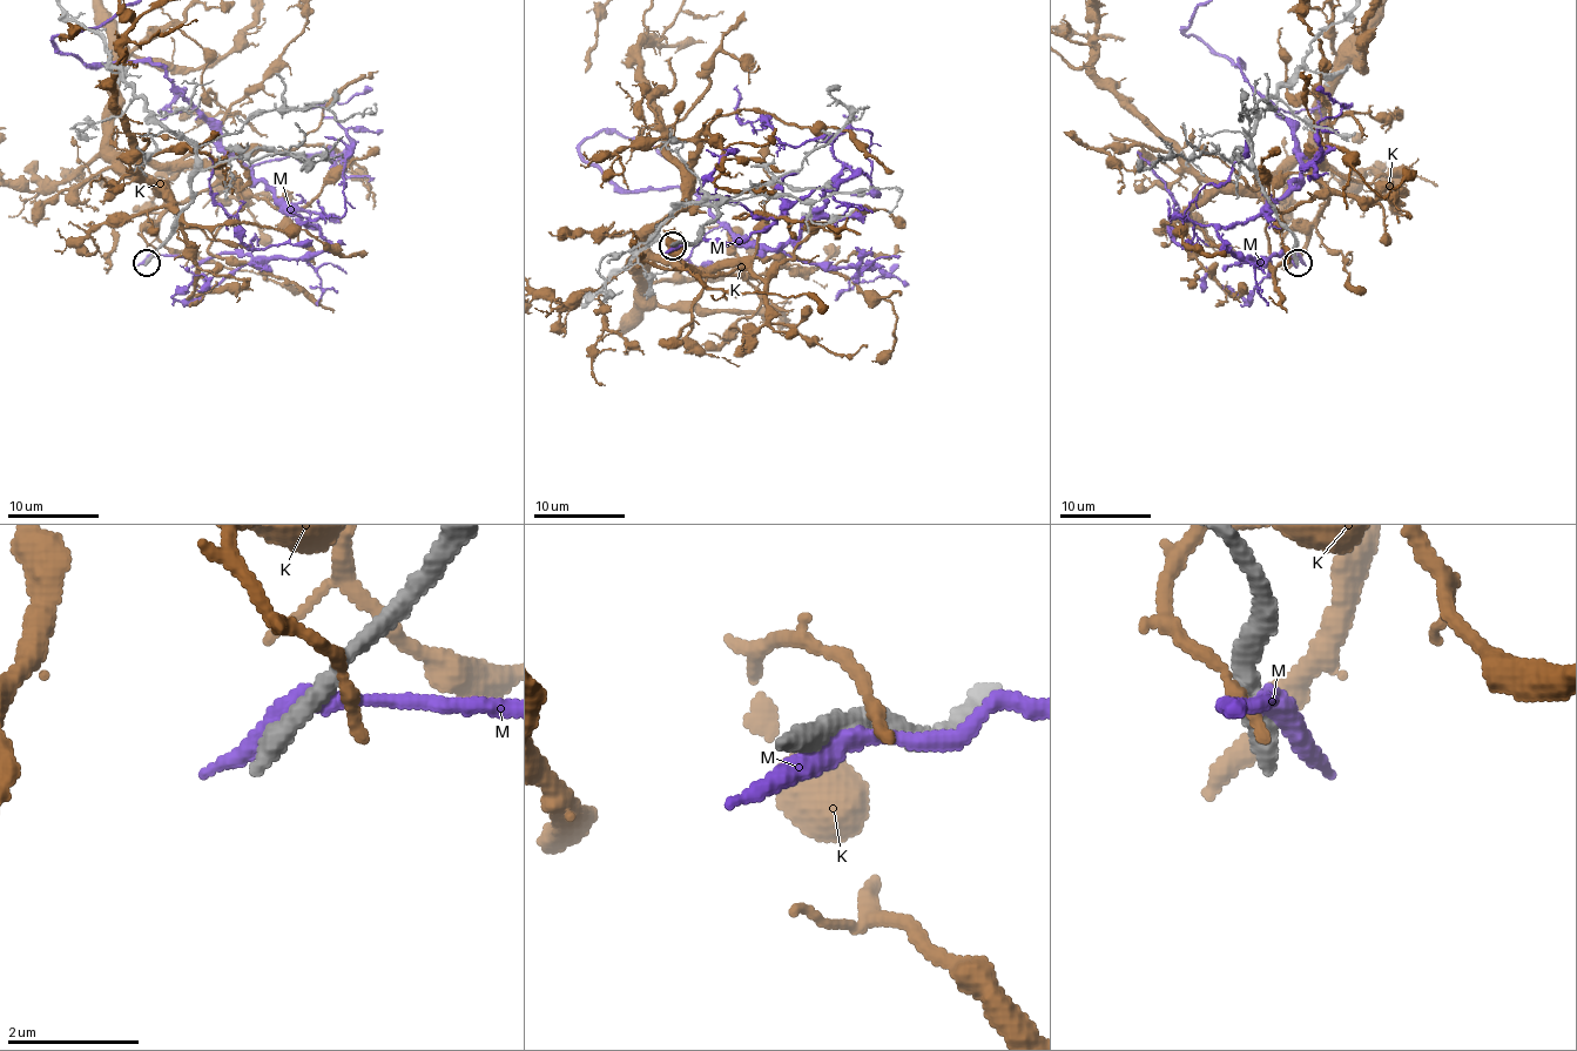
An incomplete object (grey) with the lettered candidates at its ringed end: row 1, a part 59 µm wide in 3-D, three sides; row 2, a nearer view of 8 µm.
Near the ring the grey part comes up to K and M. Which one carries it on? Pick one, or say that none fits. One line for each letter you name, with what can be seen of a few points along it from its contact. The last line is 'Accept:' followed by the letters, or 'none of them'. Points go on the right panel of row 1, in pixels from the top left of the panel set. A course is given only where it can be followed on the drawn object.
Accept: none of them

